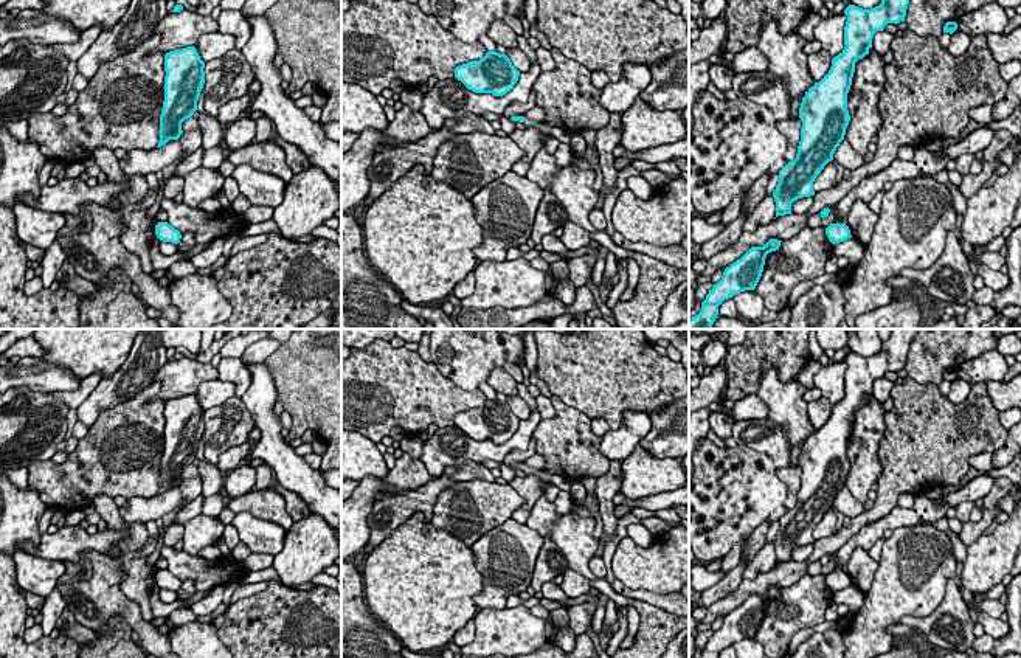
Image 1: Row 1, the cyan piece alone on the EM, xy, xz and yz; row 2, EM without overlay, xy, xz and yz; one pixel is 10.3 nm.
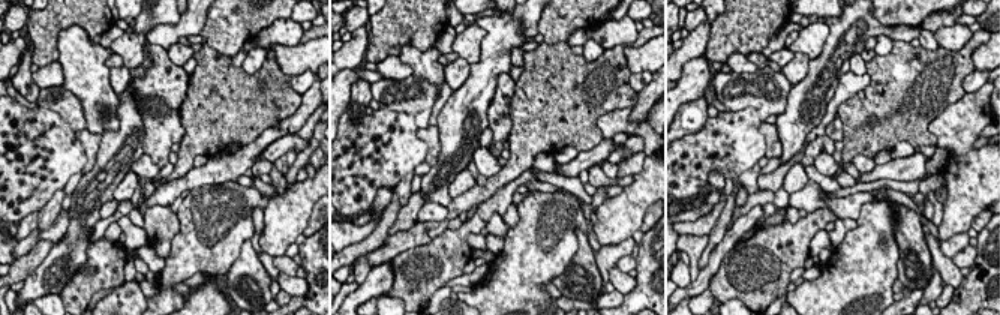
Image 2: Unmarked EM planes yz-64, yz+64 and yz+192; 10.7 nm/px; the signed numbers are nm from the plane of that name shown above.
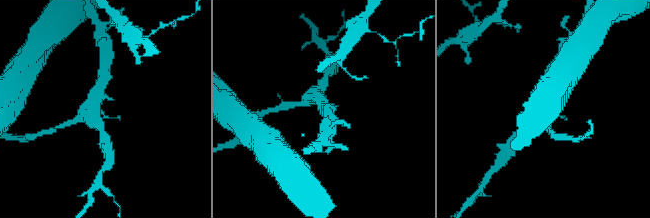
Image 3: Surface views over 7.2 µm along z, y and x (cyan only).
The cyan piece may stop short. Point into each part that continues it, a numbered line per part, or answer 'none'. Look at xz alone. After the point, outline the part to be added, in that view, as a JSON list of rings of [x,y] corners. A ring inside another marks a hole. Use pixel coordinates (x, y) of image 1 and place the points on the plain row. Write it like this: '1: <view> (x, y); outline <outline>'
1: xz (556, 480); outline [[[524,466],[523,472],[528,475],[528,473],[534,473],[537,475],[538,478],[542,478],[545,483],[548,484],[554,484],[557,486],[560,490],[565,490],[568,495],[571,495],[571,483],[568,483],[566,480],[563,480],[562,476],[559,475],[551,475],[548,472],[542,472],[538,469],[534,469],[534,467],[528,467]]]

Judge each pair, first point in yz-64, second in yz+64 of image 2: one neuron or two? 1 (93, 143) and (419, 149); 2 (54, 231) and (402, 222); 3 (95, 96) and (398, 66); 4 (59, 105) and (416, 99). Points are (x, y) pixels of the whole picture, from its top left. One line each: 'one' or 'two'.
1: two
2: one
3: two
4: one

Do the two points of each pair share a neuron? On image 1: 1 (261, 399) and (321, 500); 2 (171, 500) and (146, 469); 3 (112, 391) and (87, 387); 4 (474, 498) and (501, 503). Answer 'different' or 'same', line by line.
1: same
2: different
3: different
4: same

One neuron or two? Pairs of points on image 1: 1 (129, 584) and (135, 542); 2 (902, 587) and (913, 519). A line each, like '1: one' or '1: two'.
1: one
2: two

